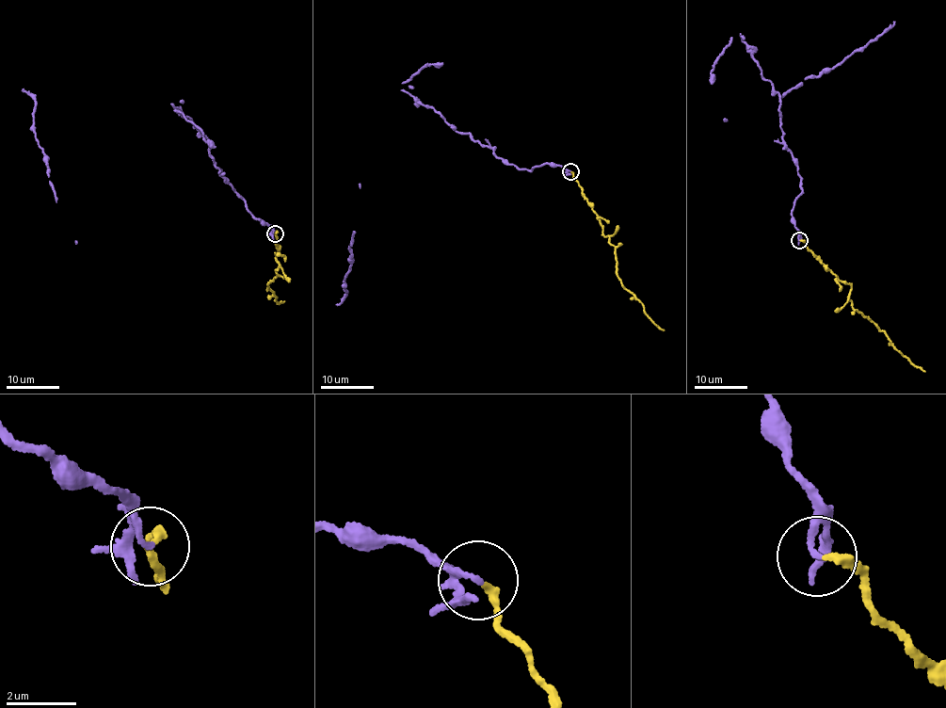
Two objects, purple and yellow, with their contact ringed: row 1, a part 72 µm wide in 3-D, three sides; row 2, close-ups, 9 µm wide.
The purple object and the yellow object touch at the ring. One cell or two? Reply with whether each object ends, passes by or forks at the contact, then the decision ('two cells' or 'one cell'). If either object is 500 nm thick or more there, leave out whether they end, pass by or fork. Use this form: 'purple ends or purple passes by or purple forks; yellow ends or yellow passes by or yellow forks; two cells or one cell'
purple ends; yellow ends; two cells

